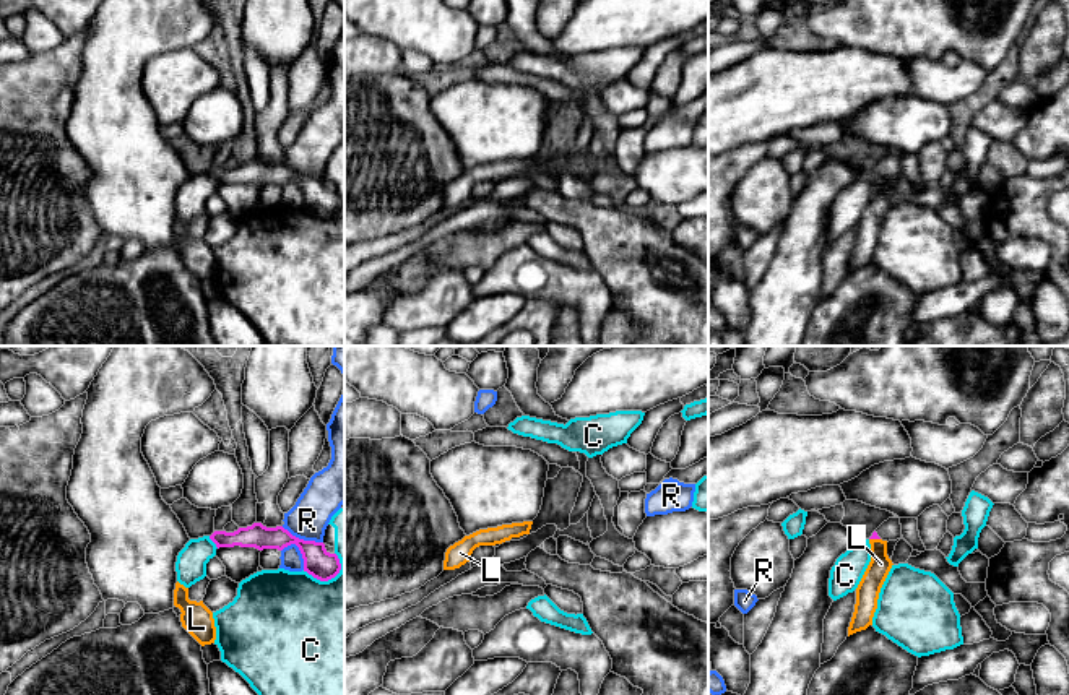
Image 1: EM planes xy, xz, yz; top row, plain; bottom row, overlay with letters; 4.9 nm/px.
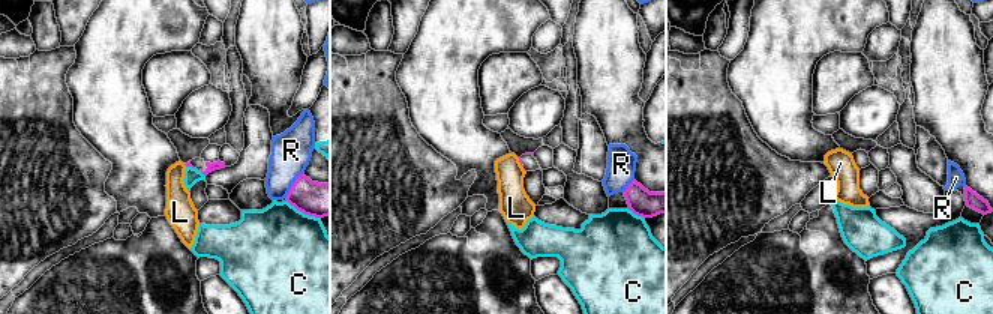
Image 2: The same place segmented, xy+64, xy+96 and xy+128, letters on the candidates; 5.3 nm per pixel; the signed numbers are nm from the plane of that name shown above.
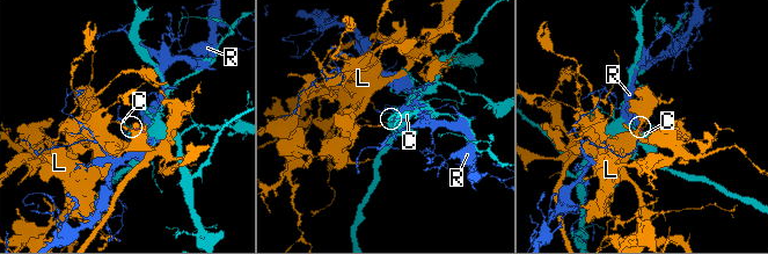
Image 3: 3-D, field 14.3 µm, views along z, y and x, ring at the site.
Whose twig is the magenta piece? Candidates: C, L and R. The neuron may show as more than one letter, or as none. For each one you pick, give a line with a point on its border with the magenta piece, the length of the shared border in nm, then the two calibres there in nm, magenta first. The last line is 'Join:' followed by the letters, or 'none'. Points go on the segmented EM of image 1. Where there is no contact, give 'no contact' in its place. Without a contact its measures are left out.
Join: none

